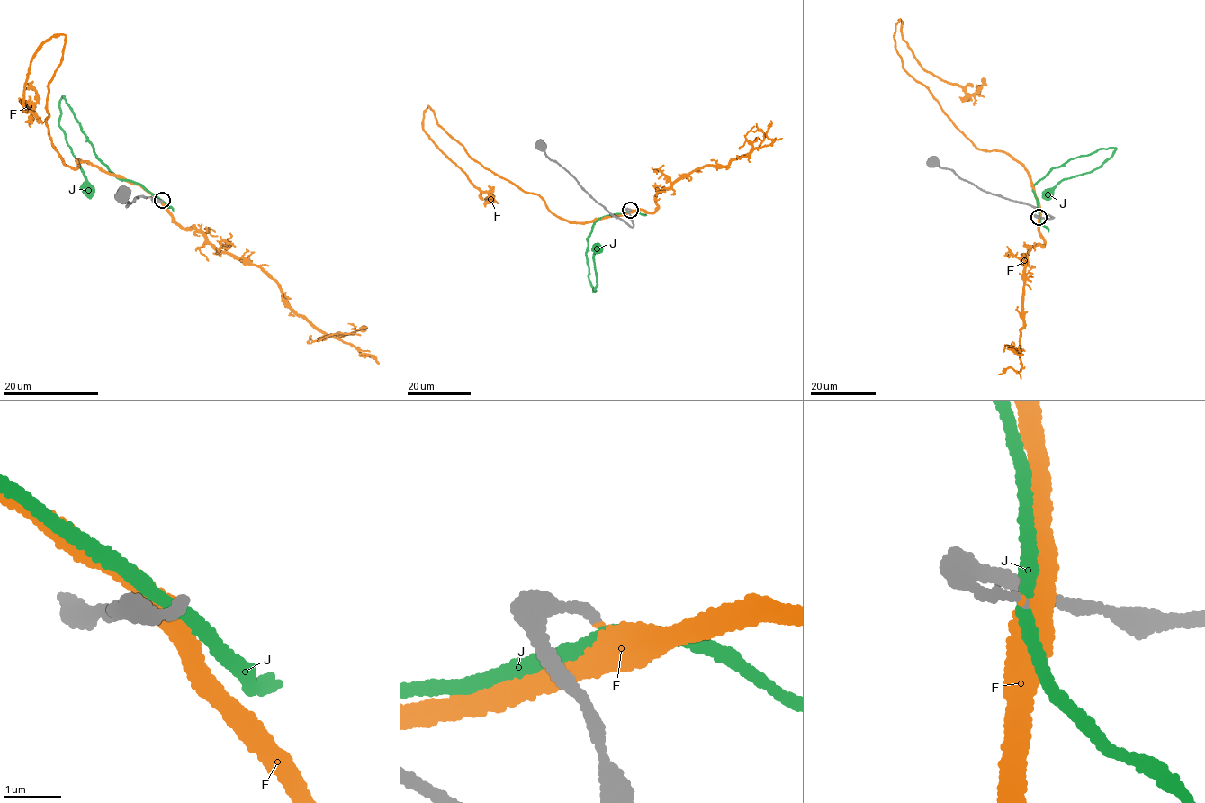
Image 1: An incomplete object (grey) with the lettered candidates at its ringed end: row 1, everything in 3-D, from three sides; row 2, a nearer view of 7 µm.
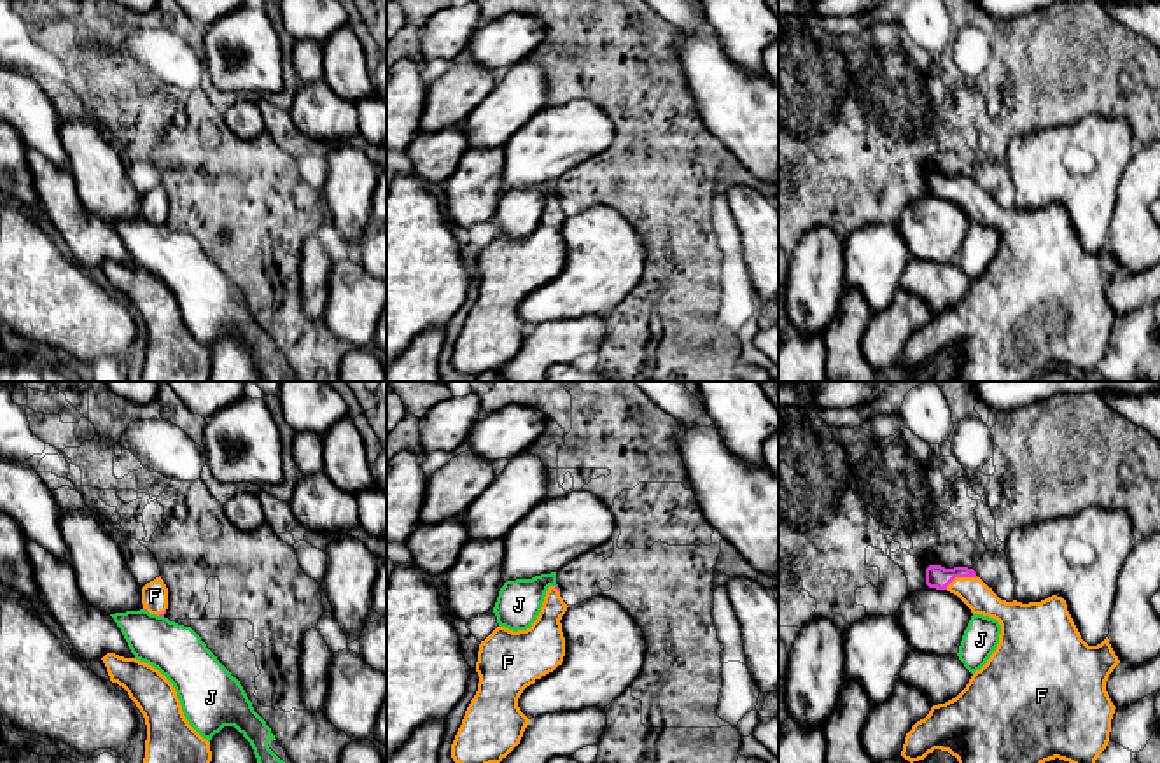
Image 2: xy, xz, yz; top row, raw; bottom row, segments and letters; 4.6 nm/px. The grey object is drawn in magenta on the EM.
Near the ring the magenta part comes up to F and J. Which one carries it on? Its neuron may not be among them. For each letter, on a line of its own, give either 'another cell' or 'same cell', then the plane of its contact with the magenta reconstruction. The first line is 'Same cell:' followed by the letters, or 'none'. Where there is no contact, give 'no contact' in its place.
Same cell: F
F: same cell; contact in yz
J: another cell; contact in xy

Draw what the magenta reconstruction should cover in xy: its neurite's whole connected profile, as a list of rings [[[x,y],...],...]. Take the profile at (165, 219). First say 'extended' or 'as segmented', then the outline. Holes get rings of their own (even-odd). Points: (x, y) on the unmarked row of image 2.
extended | [[[156,186],[142,196],[143,217],[150,222],[164,224],[168,217],[168,196],[164,189]]]

